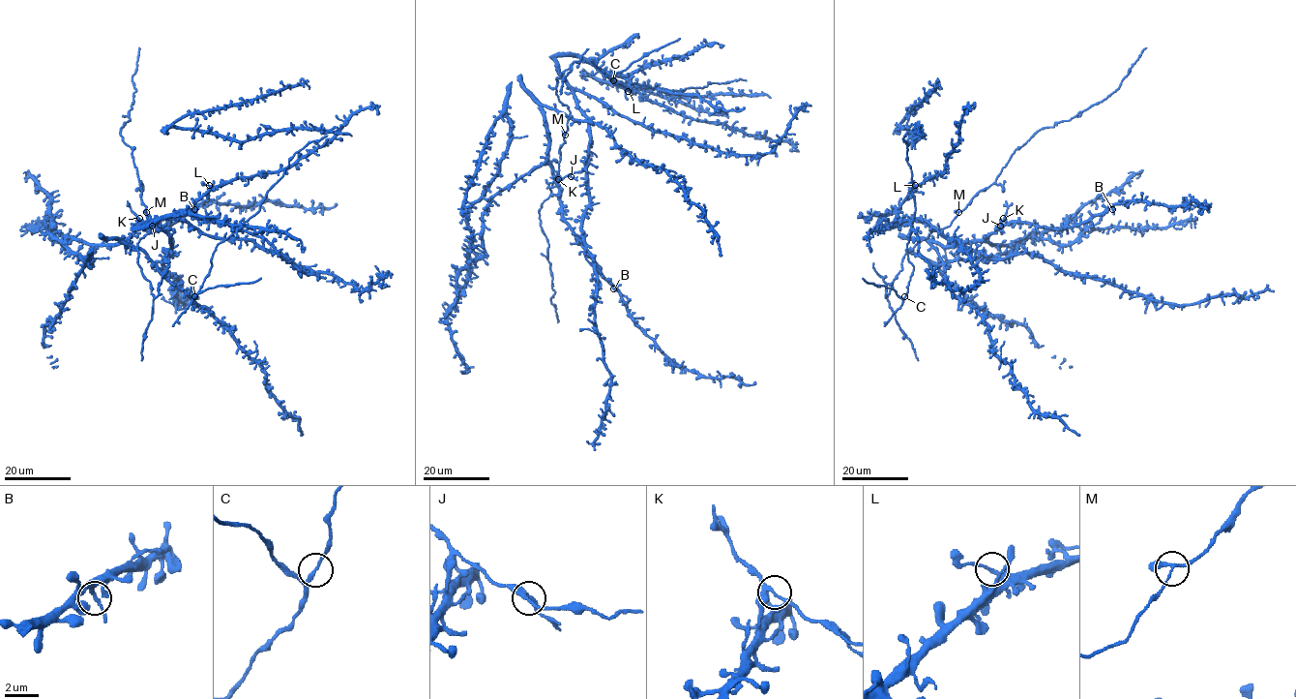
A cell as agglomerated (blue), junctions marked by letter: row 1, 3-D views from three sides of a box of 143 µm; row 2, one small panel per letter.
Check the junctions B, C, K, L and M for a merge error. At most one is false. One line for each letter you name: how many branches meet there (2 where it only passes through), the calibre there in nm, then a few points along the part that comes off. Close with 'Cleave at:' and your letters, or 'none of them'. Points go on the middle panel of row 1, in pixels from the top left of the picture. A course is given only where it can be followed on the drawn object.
K: branches 3; calibre 170 nm; course (557, 180), (573, 173), (593, 174)
Cleave at: K

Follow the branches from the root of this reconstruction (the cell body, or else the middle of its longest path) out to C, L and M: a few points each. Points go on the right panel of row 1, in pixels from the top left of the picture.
C: (880, 222), (893, 211), (910, 222), (907, 259), (914, 270), (904, 296)
L: (880, 222), (904, 201), (915, 185)
M: (880, 222), (880, 227), (894, 227), (904, 223), (923, 221), (936, 231), (948, 227), (958, 212)

